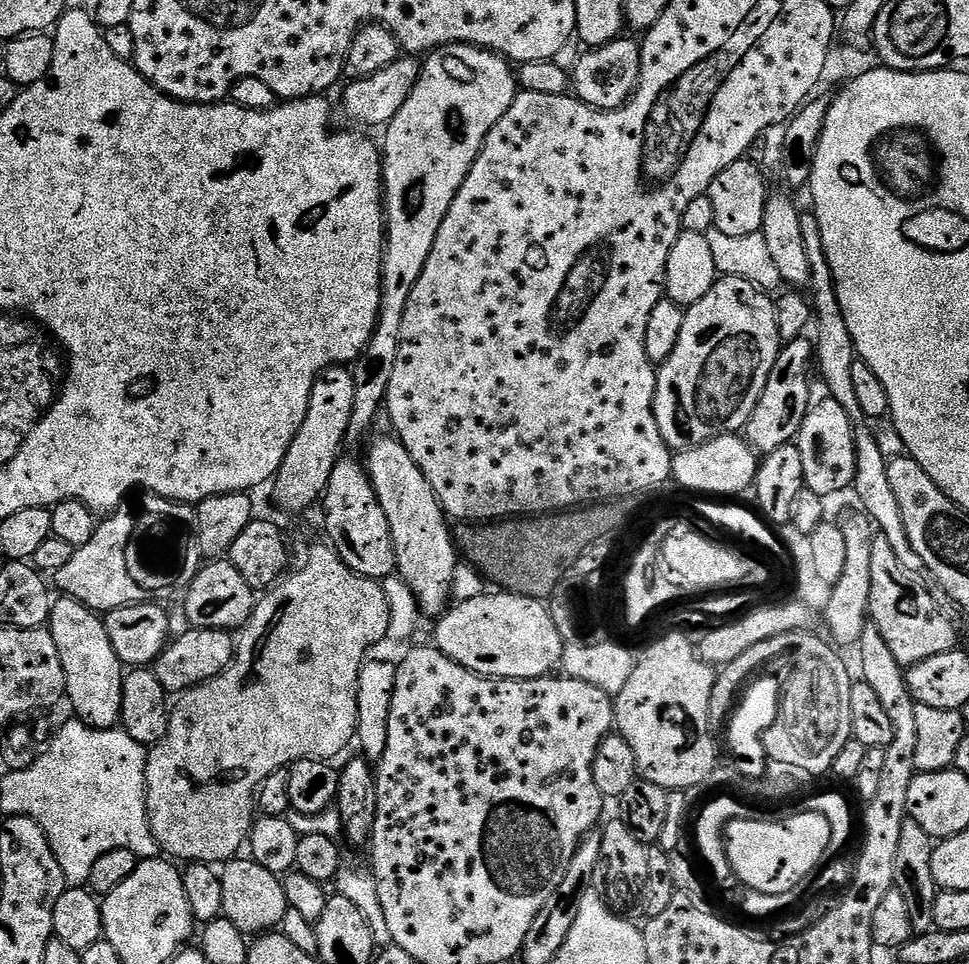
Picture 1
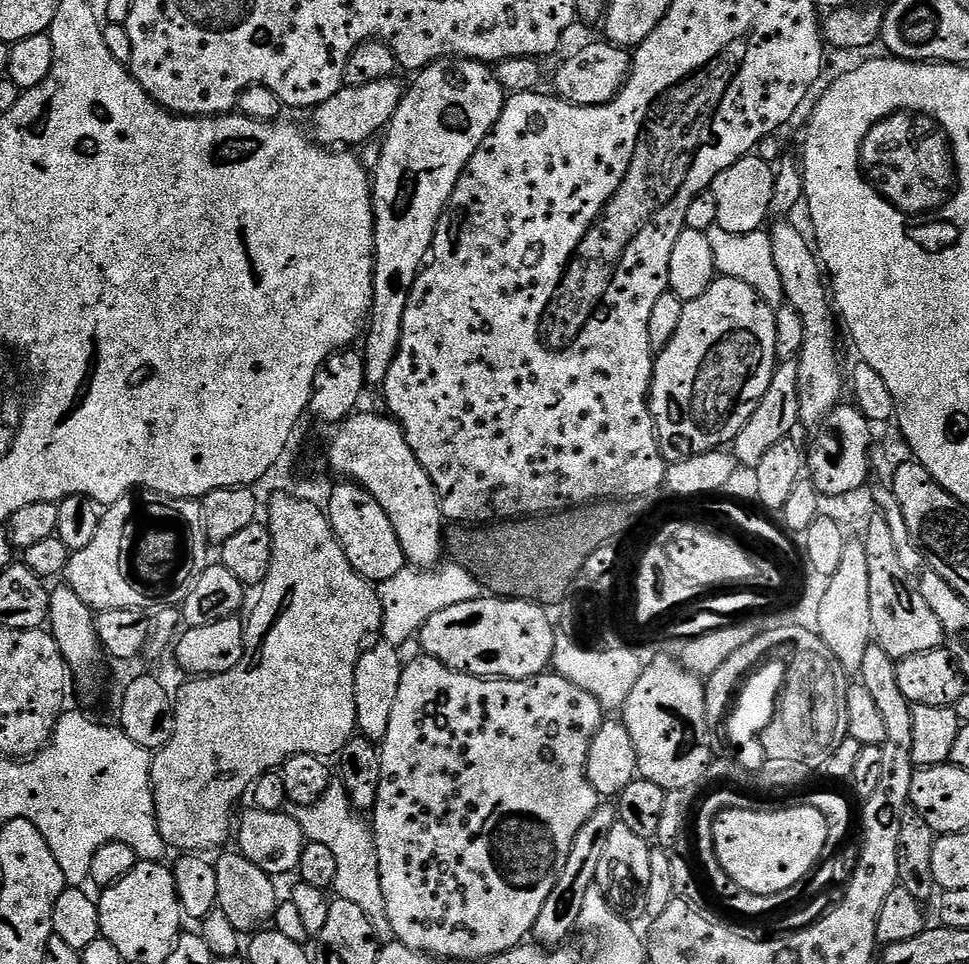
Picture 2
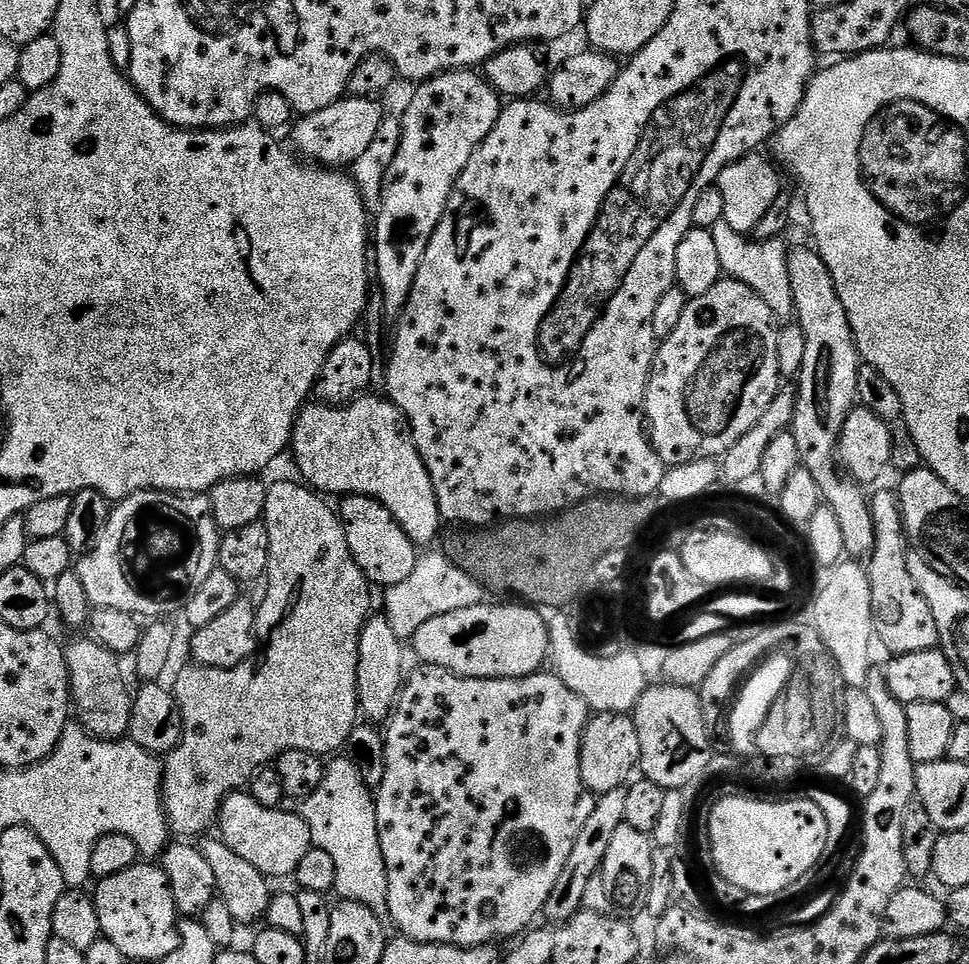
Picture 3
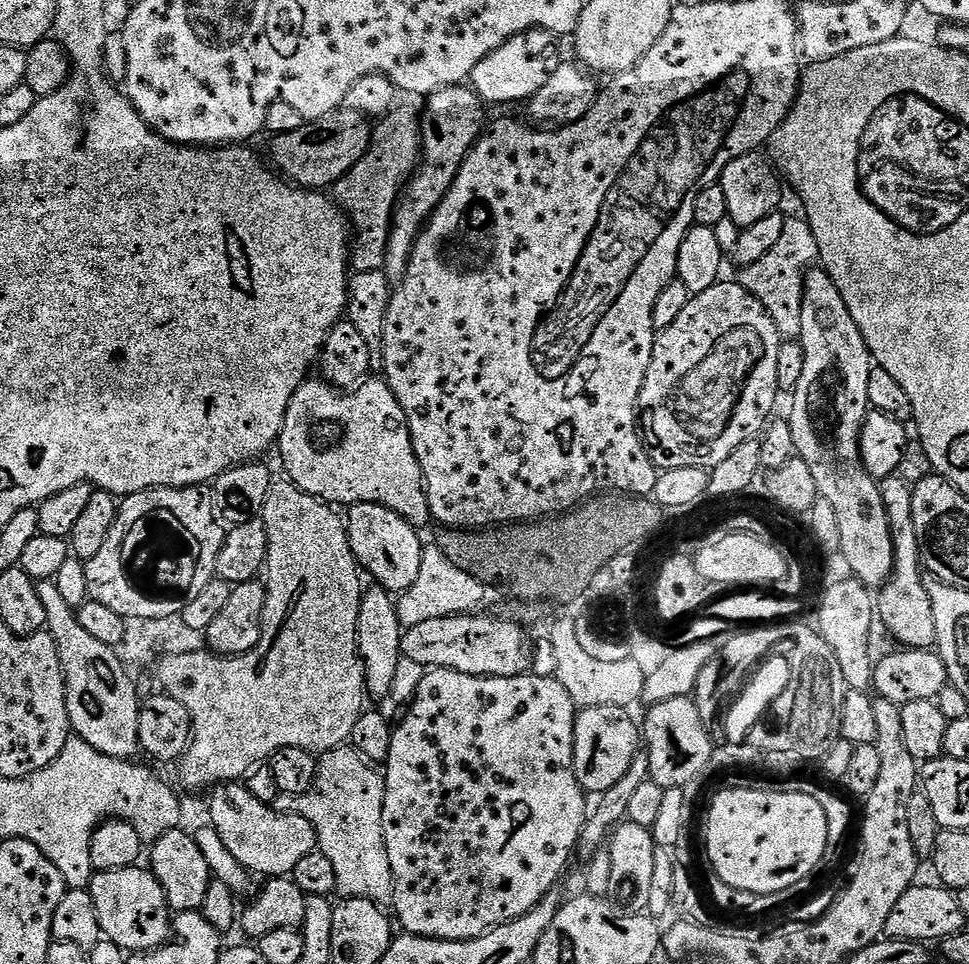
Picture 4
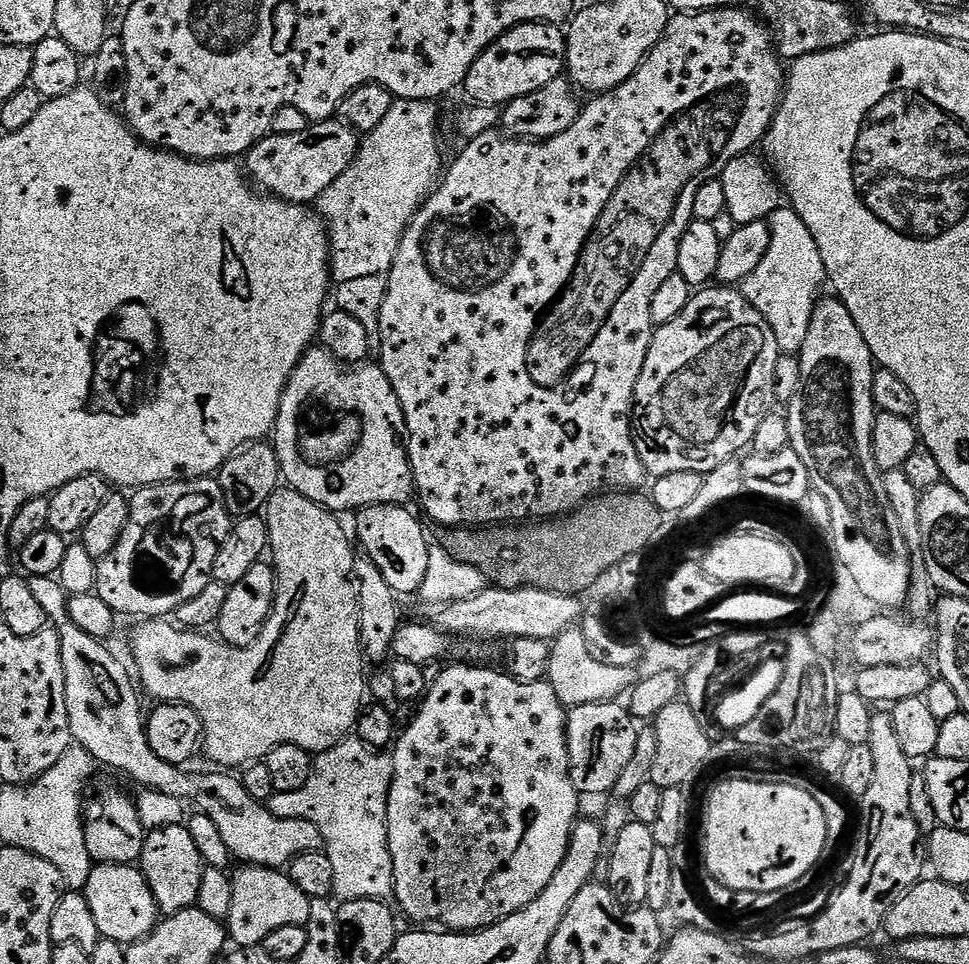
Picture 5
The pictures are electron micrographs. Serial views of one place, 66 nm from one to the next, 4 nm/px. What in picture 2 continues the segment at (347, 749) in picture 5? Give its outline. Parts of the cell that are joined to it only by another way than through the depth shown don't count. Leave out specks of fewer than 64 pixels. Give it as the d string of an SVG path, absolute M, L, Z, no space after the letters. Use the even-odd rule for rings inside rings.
M334 782L326 794L314 802L314 806L291 805L290 814L302 826L305 841L327 846L338 862L338 878L334 885L337 897L359 906L376 931L376 938L381 945L391 944L396 940L394 926L386 918L386 898L382 898L382 878L378 874L378 850L372 836L369 821L350 802L348 791L343 783Z

